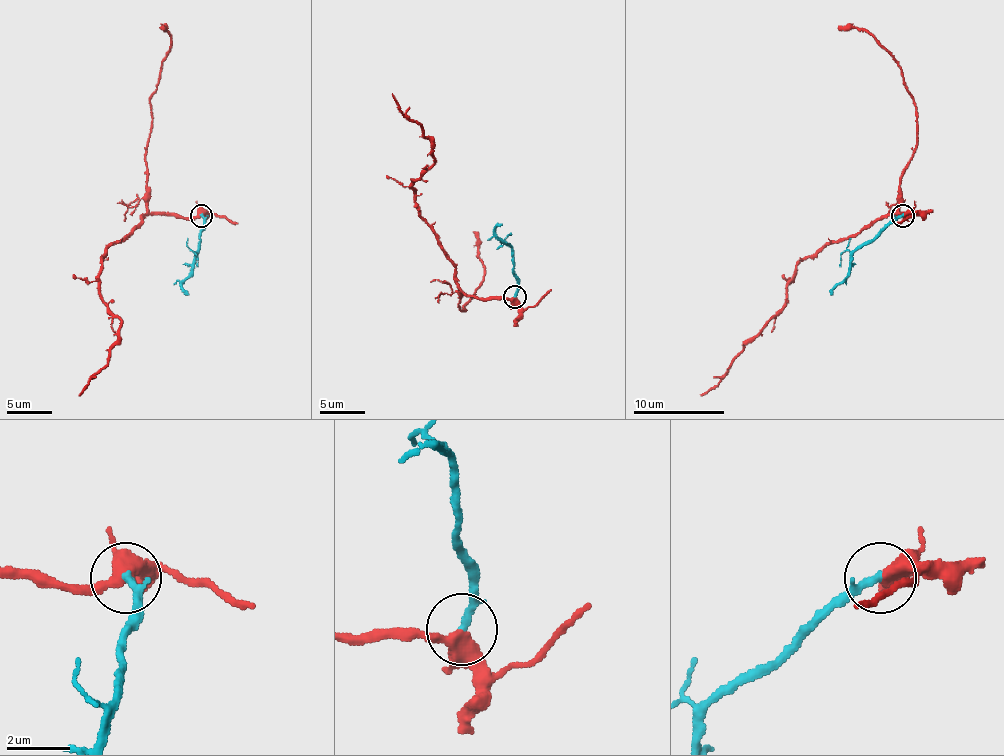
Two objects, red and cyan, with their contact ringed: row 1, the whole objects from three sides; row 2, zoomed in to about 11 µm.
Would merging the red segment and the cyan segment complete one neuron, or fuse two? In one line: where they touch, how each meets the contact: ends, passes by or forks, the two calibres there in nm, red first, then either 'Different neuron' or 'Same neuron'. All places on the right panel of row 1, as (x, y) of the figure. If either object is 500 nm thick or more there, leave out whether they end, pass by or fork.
Place: (903, 215). At the ring red passes by. At the ring cyan passes by. Thickness 400 nm (red) against 170 nm. Same neuron

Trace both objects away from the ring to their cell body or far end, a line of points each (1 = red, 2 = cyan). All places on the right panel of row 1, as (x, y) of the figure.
1: (902, 216), (875, 218), (855, 234), (832, 241), (796, 268), (787, 286), (787, 300), (716, 386), (700, 395)
2: (902, 216), (893, 218), (852, 254), (850, 272), (830, 295)

